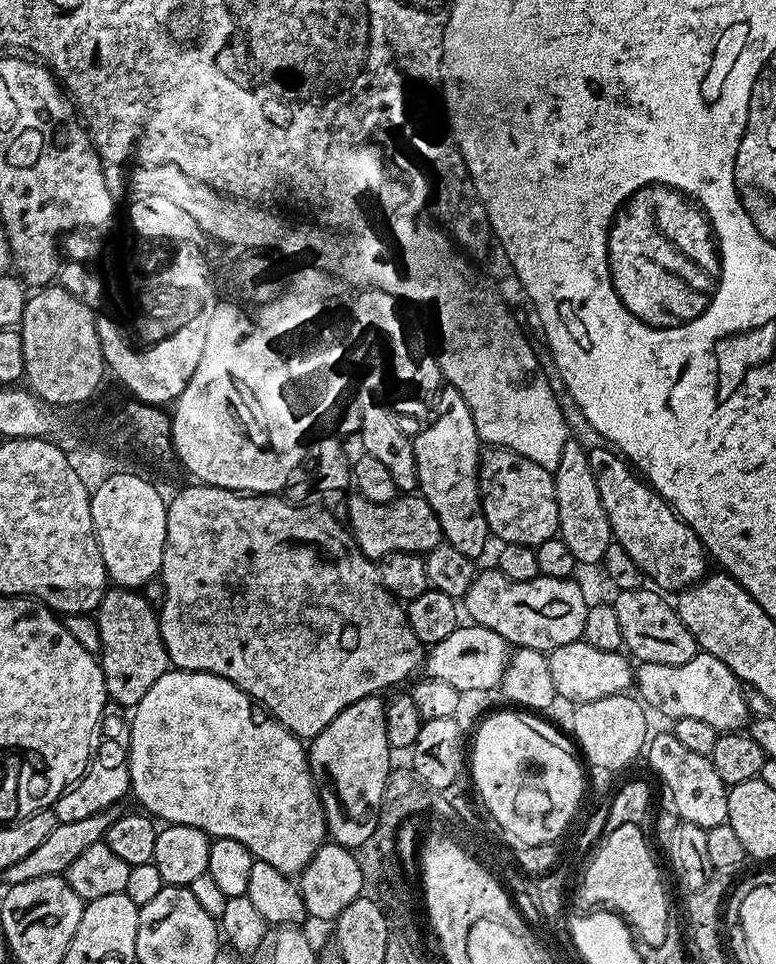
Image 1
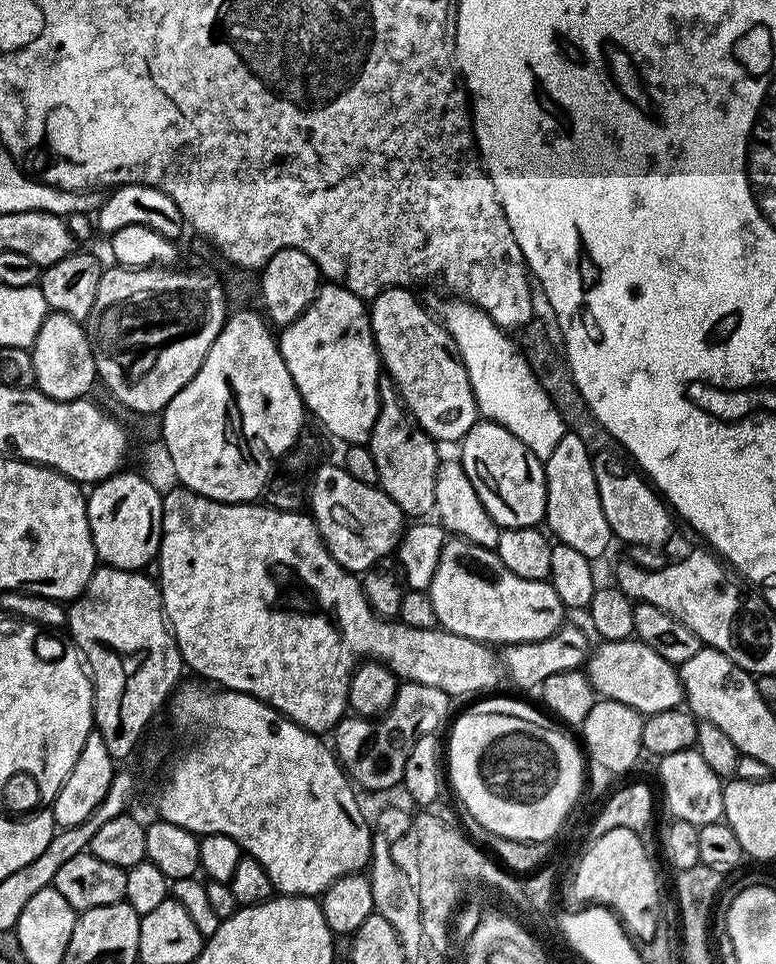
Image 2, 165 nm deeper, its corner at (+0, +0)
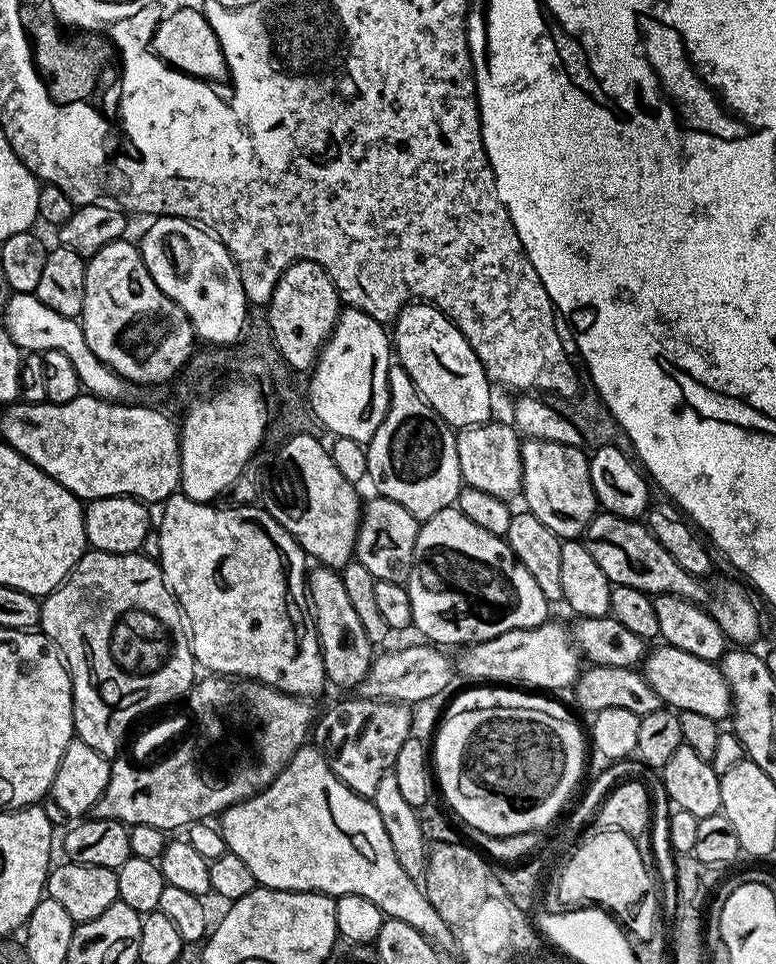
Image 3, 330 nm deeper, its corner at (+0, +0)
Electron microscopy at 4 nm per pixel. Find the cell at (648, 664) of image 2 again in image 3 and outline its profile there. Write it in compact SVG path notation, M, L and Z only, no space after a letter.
M661 643L659 647L645 655L642 671L646 682L654 686L661 705L680 712L706 714L706 718L723 721L723 716L725 719L730 712L731 693L719 667L713 661L694 658L694 654L686 654L686 650L678 650L666 643Z

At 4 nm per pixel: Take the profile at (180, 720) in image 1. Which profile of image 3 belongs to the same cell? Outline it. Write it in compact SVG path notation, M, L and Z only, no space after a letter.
M315 746L300 748L270 786L256 796L232 804L221 812L218 827L224 833L228 851L238 854L238 858L250 866L250 874L254 874L259 887L287 892L323 892L333 898L358 894L362 898L370 898L374 906L383 910L385 917L414 926L437 945L453 943L446 922L442 922L442 918L438 918L438 910L430 906L423 887L399 864L373 801L347 788Z

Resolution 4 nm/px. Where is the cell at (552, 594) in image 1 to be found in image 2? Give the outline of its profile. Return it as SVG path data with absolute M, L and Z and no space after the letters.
M459 538L445 539L427 593L434 602L437 625L443 631L489 646L550 638L566 620L565 606L548 580L518 578L518 574L506 570L495 550Z

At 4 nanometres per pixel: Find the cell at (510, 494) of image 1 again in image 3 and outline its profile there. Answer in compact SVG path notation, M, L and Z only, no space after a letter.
M491 420L472 428L461 429L456 435L461 481L469 488L477 488L491 496L512 498L522 489L521 437L511 424Z

